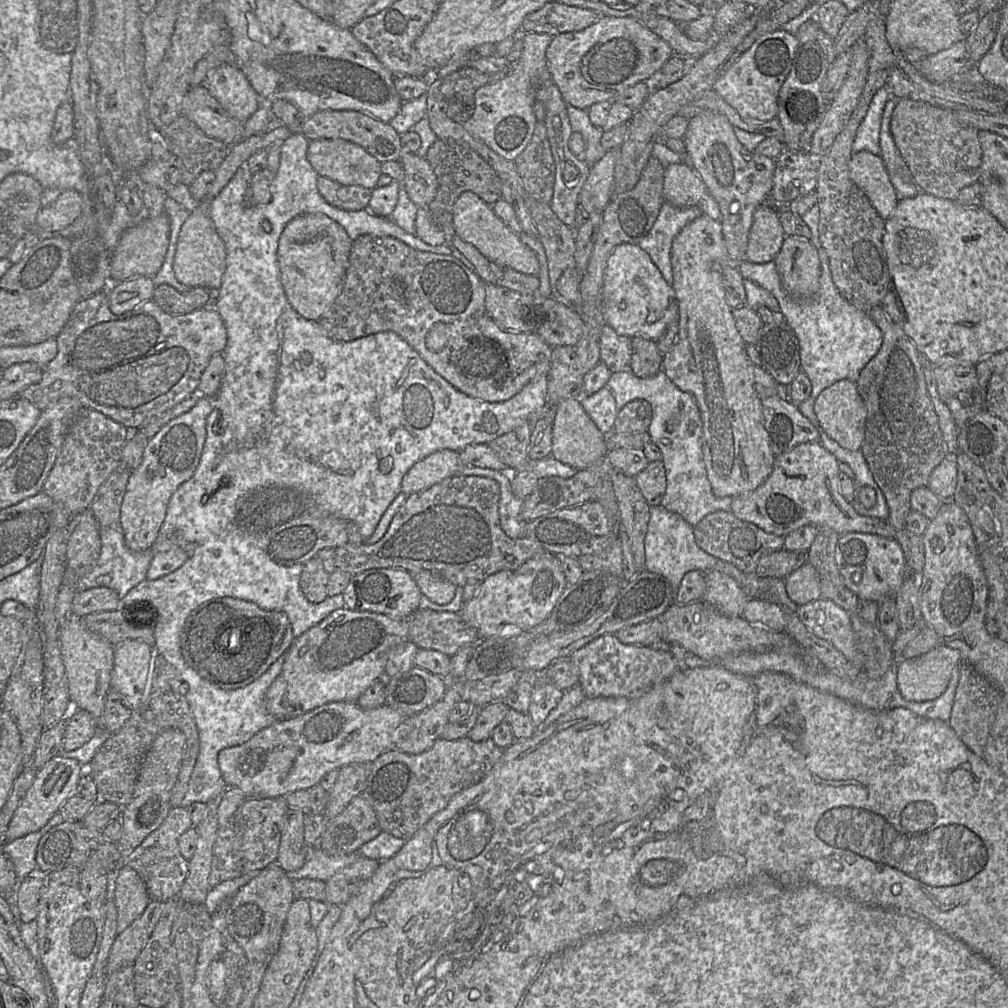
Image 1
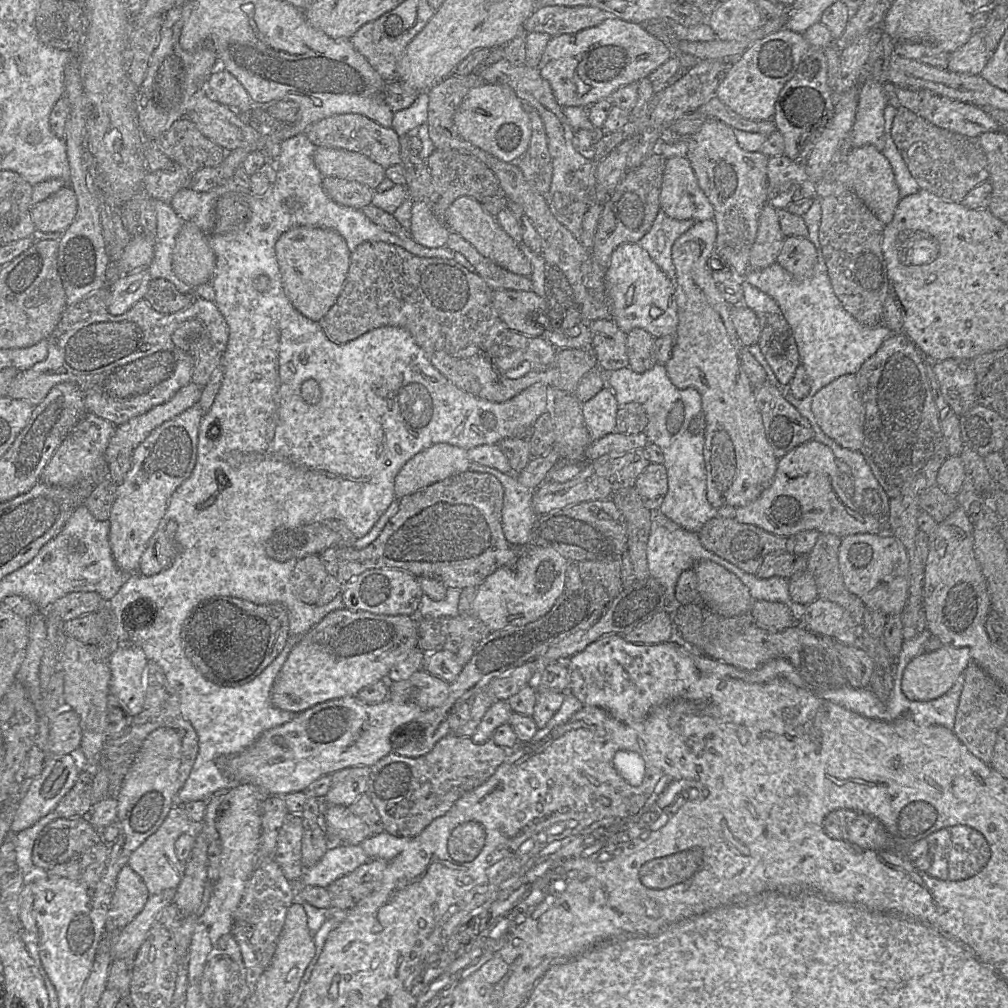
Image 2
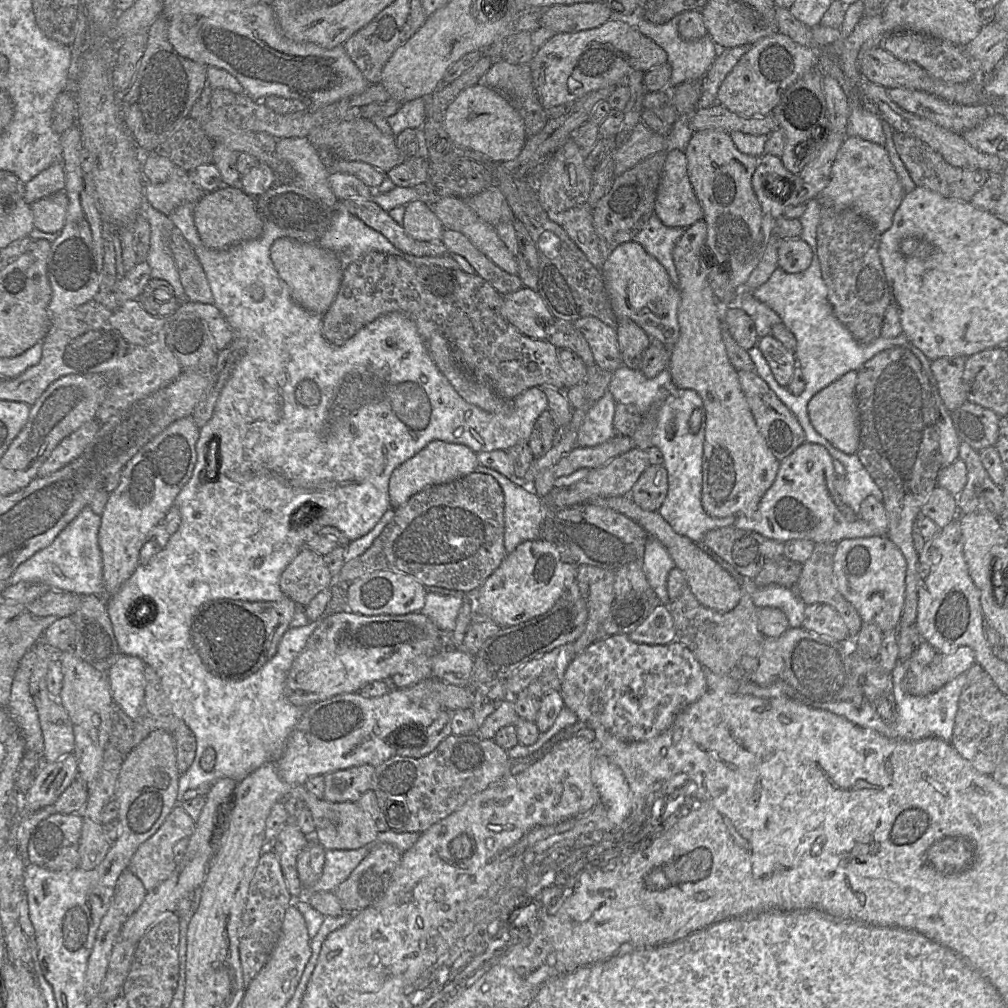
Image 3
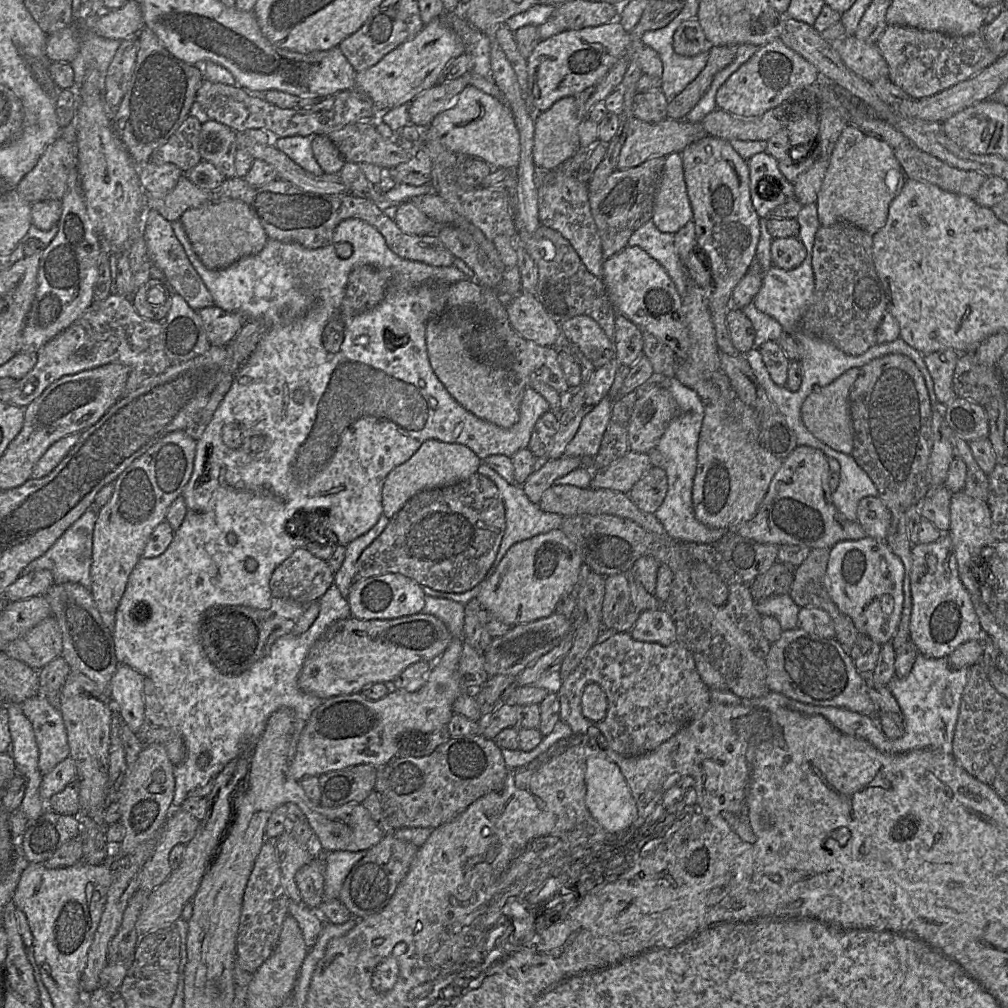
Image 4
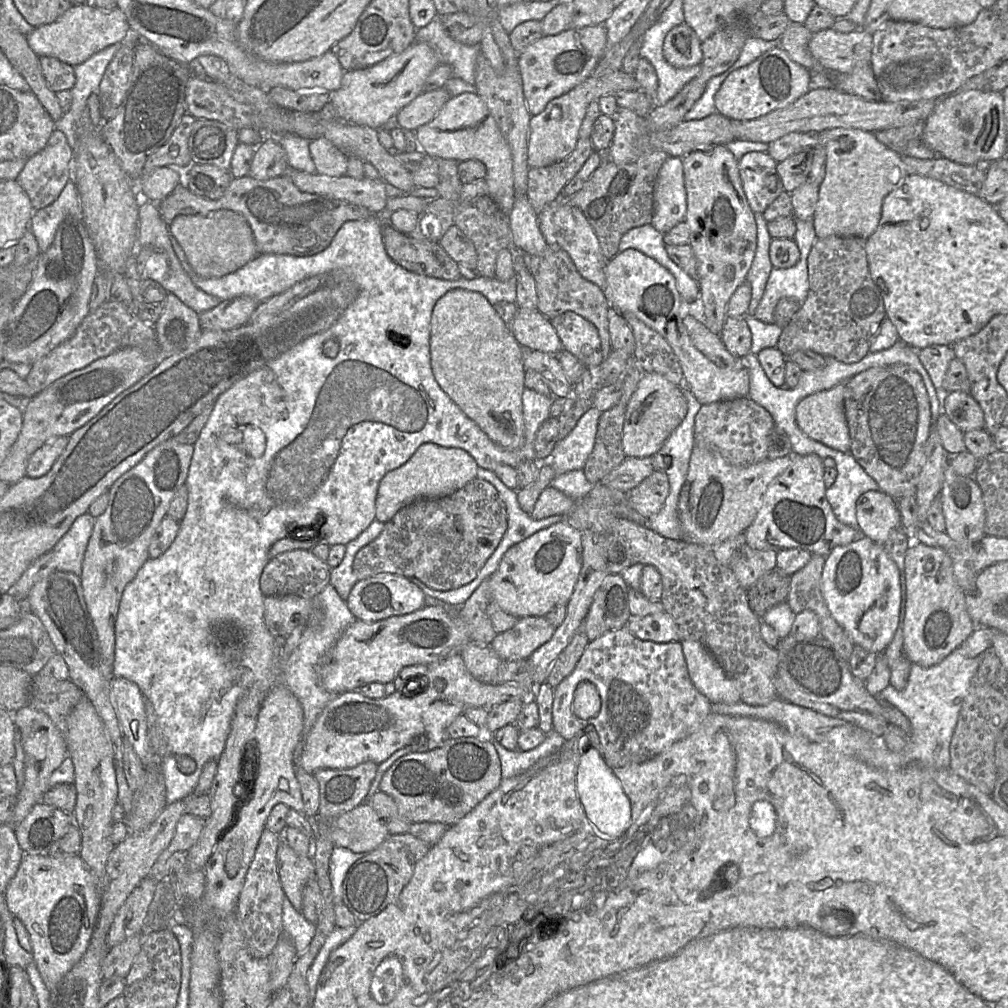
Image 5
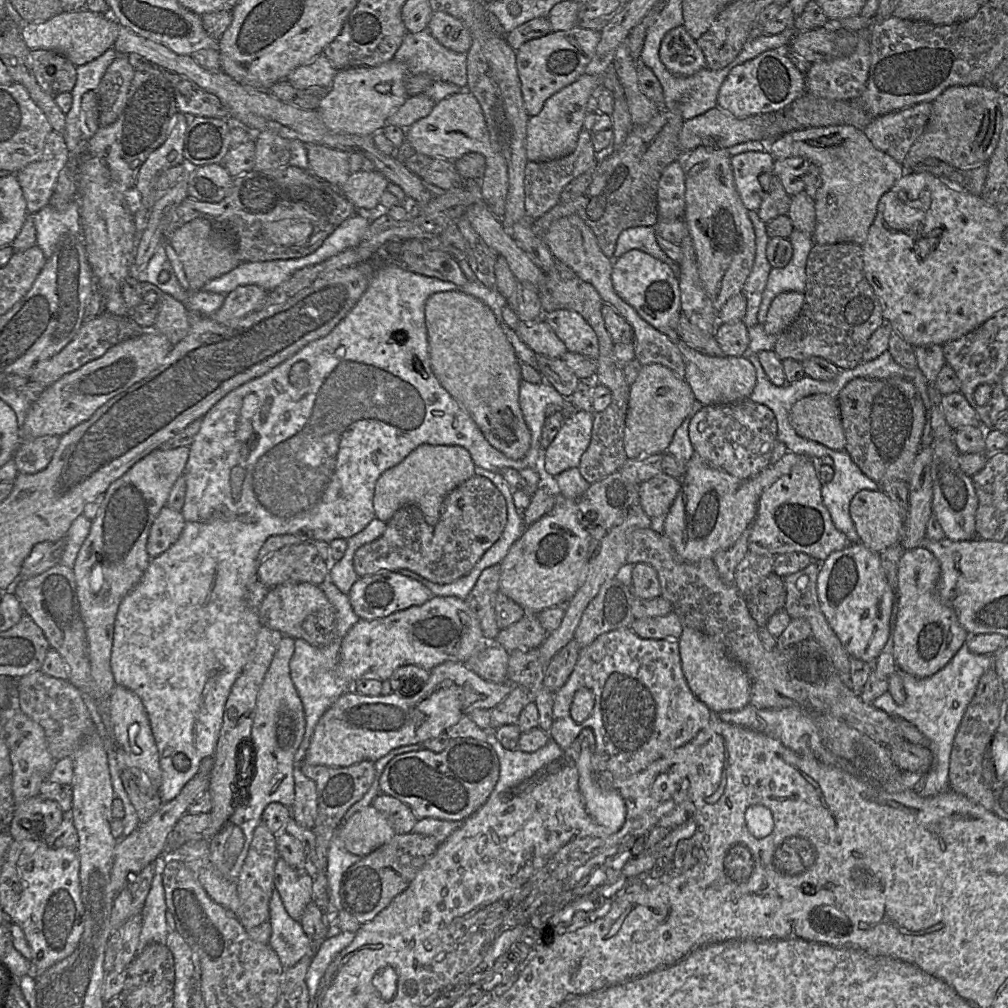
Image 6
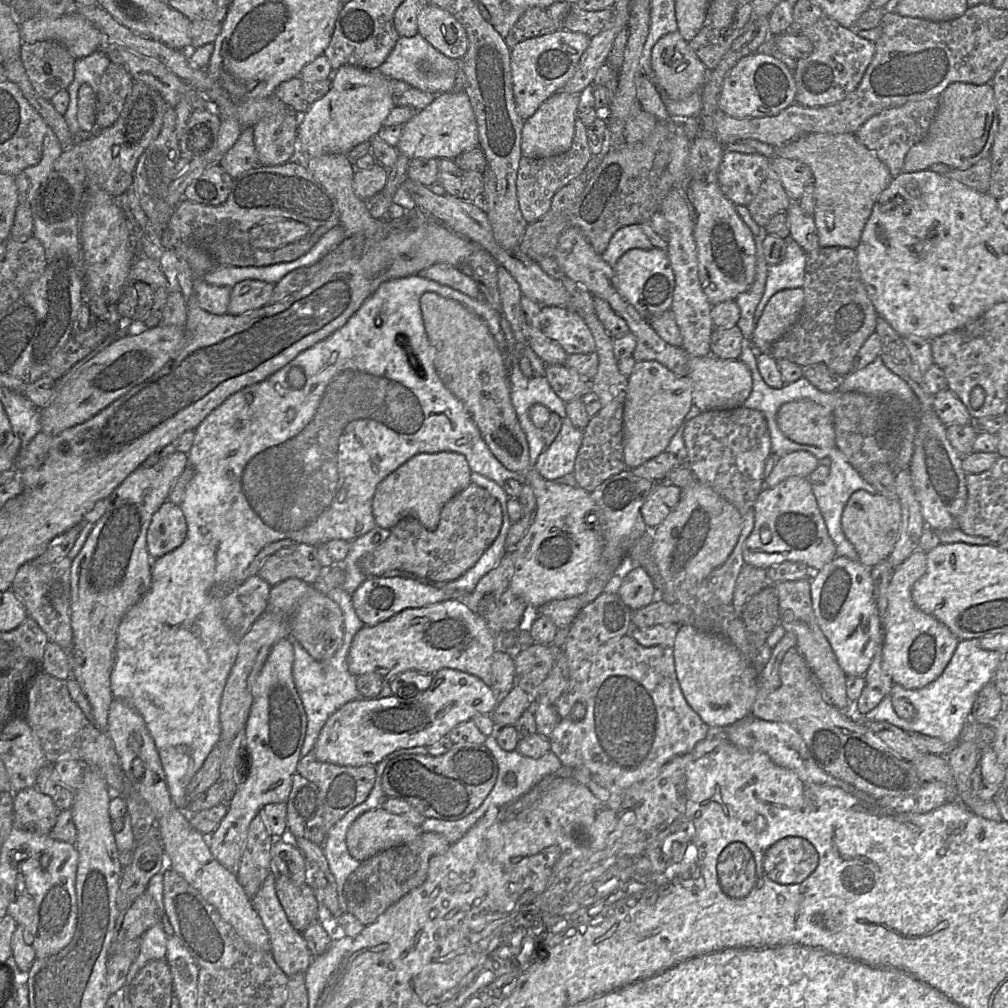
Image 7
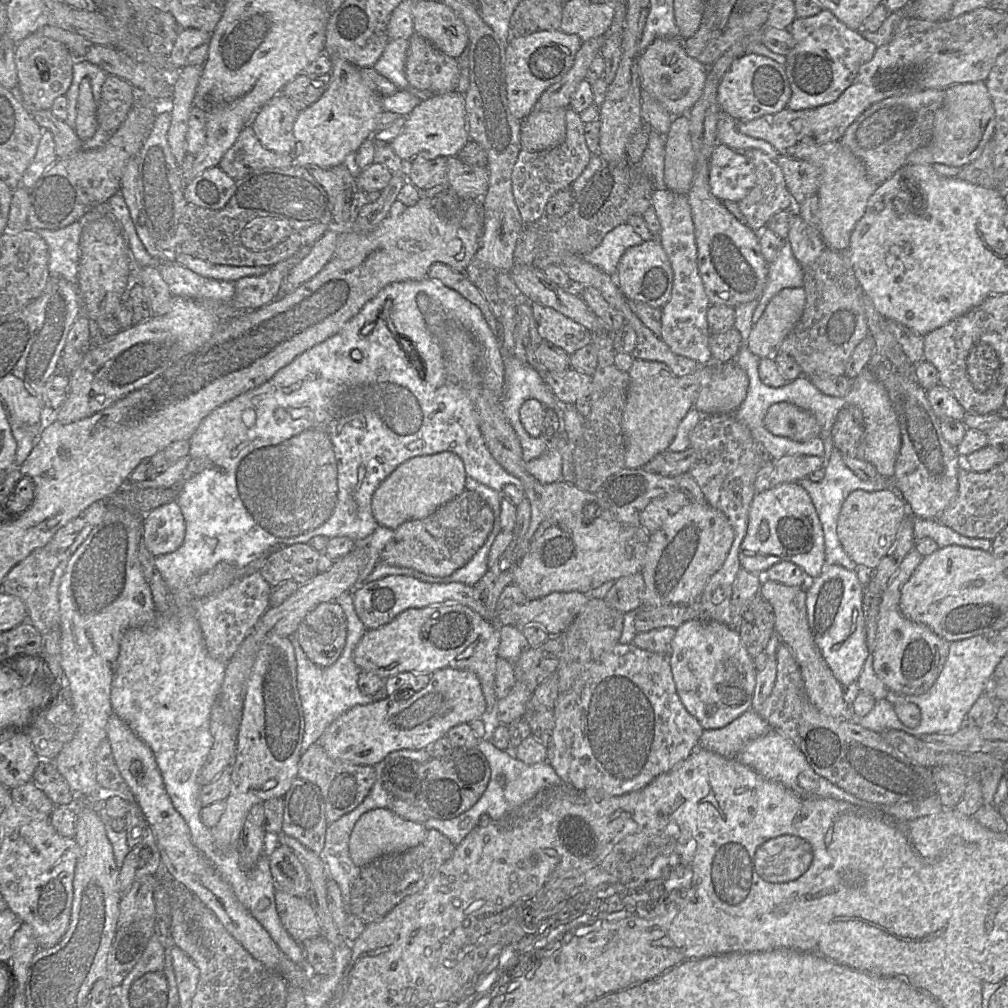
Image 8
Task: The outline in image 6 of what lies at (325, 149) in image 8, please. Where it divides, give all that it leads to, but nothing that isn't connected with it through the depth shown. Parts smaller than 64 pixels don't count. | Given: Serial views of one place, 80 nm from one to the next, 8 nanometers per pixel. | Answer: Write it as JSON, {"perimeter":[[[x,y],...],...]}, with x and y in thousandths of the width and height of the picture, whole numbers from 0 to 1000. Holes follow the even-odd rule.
{"perimeter":[[[388,59],[372,66],[356,65],[334,70],[325,92],[314,110],[322,125],[332,132],[372,134],[384,125],[386,115],[406,96],[402,78],[407,74],[402,63]]]}

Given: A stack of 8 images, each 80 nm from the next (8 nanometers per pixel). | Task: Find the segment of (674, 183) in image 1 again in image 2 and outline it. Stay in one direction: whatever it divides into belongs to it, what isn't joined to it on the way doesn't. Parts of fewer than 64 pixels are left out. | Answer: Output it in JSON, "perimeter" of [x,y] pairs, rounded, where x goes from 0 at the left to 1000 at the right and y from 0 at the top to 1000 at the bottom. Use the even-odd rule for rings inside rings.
{"perimeter":[[[682,156],[661,158],[655,189],[655,207],[672,218],[707,218],[708,207],[693,186]]]}

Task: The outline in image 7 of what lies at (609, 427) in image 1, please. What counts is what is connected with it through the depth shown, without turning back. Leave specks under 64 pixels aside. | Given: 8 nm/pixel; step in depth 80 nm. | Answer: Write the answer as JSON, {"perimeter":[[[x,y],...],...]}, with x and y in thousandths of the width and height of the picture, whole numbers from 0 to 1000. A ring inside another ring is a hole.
{"perimeter":[[[560,414],[554,432],[536,449],[531,466],[543,477],[567,469],[577,435],[578,426],[570,424],[563,414]]]}

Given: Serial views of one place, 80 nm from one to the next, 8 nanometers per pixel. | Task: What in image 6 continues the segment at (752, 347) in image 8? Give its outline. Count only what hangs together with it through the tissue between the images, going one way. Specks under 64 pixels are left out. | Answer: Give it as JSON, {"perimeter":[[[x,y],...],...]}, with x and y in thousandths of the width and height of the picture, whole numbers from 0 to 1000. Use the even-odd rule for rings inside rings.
{"perimeter":[[[776,290],[772,292],[763,305],[758,328],[761,331],[773,332],[792,313],[798,301],[798,292],[794,290]]]}

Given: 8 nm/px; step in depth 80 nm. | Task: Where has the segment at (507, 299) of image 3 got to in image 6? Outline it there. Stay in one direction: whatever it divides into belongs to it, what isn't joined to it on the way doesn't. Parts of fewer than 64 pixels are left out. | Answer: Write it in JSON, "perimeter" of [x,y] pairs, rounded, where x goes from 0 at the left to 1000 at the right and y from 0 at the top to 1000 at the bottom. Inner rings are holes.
{"perimeter":[[[539,315],[530,319],[515,317],[511,328],[516,336],[532,351],[546,355],[558,355],[563,349],[561,341]]]}

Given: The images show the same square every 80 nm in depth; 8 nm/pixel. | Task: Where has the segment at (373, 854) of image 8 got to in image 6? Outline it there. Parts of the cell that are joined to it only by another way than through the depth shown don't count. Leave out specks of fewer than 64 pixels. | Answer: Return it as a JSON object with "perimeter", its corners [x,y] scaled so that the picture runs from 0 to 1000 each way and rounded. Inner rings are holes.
{"perimeter":[[[367,799],[339,814],[336,828],[346,846],[361,850],[386,835],[393,826],[384,813]]]}

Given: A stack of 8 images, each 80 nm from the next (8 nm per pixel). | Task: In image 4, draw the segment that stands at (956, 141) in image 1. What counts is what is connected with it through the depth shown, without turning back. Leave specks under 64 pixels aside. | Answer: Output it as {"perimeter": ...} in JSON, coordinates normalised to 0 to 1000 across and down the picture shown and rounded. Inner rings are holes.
{"perimeter":[[[906,142],[887,148],[887,154],[900,177],[927,183],[940,190],[967,194],[978,178],[973,171],[943,166]]]}

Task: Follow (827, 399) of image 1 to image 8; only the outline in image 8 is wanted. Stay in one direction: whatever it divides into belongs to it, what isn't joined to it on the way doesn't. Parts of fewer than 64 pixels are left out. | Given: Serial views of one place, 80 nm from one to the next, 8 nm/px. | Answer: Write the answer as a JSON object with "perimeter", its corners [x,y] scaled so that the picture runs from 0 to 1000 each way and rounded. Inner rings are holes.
{"perimeter":[[[782,399],[766,401],[758,413],[757,421],[768,433],[791,438],[811,435],[813,430],[813,421],[805,410]]]}

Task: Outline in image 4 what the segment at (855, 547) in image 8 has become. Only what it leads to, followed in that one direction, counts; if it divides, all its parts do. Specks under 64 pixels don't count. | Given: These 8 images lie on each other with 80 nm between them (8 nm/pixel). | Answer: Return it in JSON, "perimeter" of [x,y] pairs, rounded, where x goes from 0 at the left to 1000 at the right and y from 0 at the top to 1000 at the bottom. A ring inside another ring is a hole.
{"perimeter":[[[859,492],[852,497],[850,517],[860,532],[879,537],[885,511],[872,492]]]}

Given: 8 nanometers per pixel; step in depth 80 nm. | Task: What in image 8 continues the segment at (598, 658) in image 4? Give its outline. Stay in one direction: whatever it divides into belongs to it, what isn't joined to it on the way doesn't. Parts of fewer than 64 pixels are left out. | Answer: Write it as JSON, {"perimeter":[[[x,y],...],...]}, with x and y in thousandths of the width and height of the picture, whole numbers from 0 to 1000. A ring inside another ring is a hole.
{"perimeter":[[[613,637],[604,647],[598,649],[592,656],[588,657],[571,674],[563,686],[556,688],[549,701],[549,706],[551,720],[543,737],[542,755],[548,760],[559,777],[567,780],[571,784],[594,784],[605,790],[615,790],[633,785],[641,781],[656,768],[667,764],[692,742],[692,737],[698,724],[692,715],[680,703],[673,690],[666,666],[665,649],[638,645],[628,638],[616,639]]]}

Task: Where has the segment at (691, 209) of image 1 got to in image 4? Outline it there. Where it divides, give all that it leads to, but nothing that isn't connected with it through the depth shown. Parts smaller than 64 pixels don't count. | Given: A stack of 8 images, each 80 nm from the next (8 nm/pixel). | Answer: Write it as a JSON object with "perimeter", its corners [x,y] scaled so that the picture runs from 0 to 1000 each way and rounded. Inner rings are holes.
{"perimeter":[[[647,218],[642,219],[625,234],[623,244],[633,244],[661,268],[677,296],[684,283],[683,275],[669,243],[669,231],[656,230]]]}

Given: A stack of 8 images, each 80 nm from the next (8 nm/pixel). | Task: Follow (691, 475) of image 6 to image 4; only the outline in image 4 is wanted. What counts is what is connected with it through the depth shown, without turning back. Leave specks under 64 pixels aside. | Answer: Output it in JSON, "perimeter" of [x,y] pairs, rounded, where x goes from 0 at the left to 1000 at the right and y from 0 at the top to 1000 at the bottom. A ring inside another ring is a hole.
{"perimeter":[[[684,279],[678,296],[678,312],[684,328],[685,345],[681,357],[673,358],[670,373],[691,389],[699,405],[687,484],[689,513],[702,523],[725,525],[747,514],[778,455],[765,450],[725,411],[725,399],[731,393],[723,374],[714,366],[714,347],[703,309],[702,289]]]}

